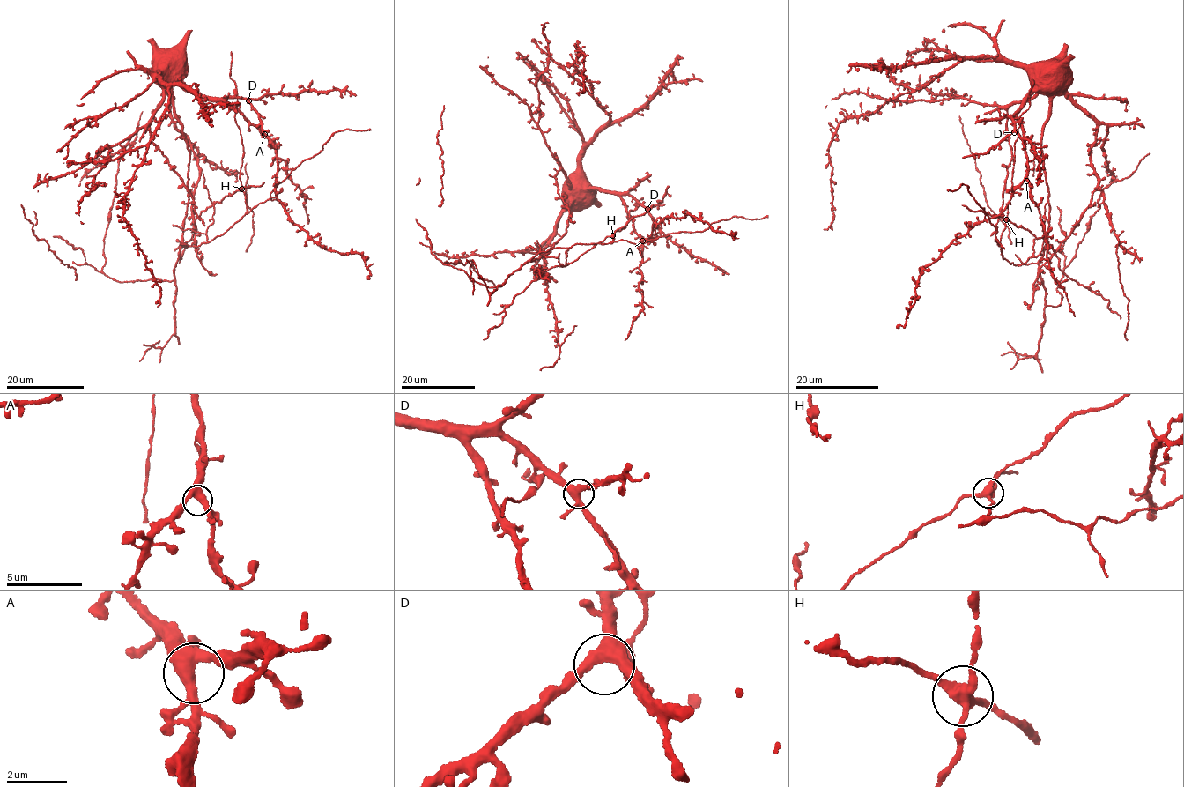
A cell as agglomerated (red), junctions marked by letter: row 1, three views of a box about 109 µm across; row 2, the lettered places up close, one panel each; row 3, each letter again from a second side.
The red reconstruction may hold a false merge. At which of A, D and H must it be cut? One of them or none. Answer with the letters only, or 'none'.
H

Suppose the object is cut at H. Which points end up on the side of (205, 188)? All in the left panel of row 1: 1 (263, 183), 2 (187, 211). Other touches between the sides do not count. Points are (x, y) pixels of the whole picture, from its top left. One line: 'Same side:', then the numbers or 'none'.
Same side: 1

